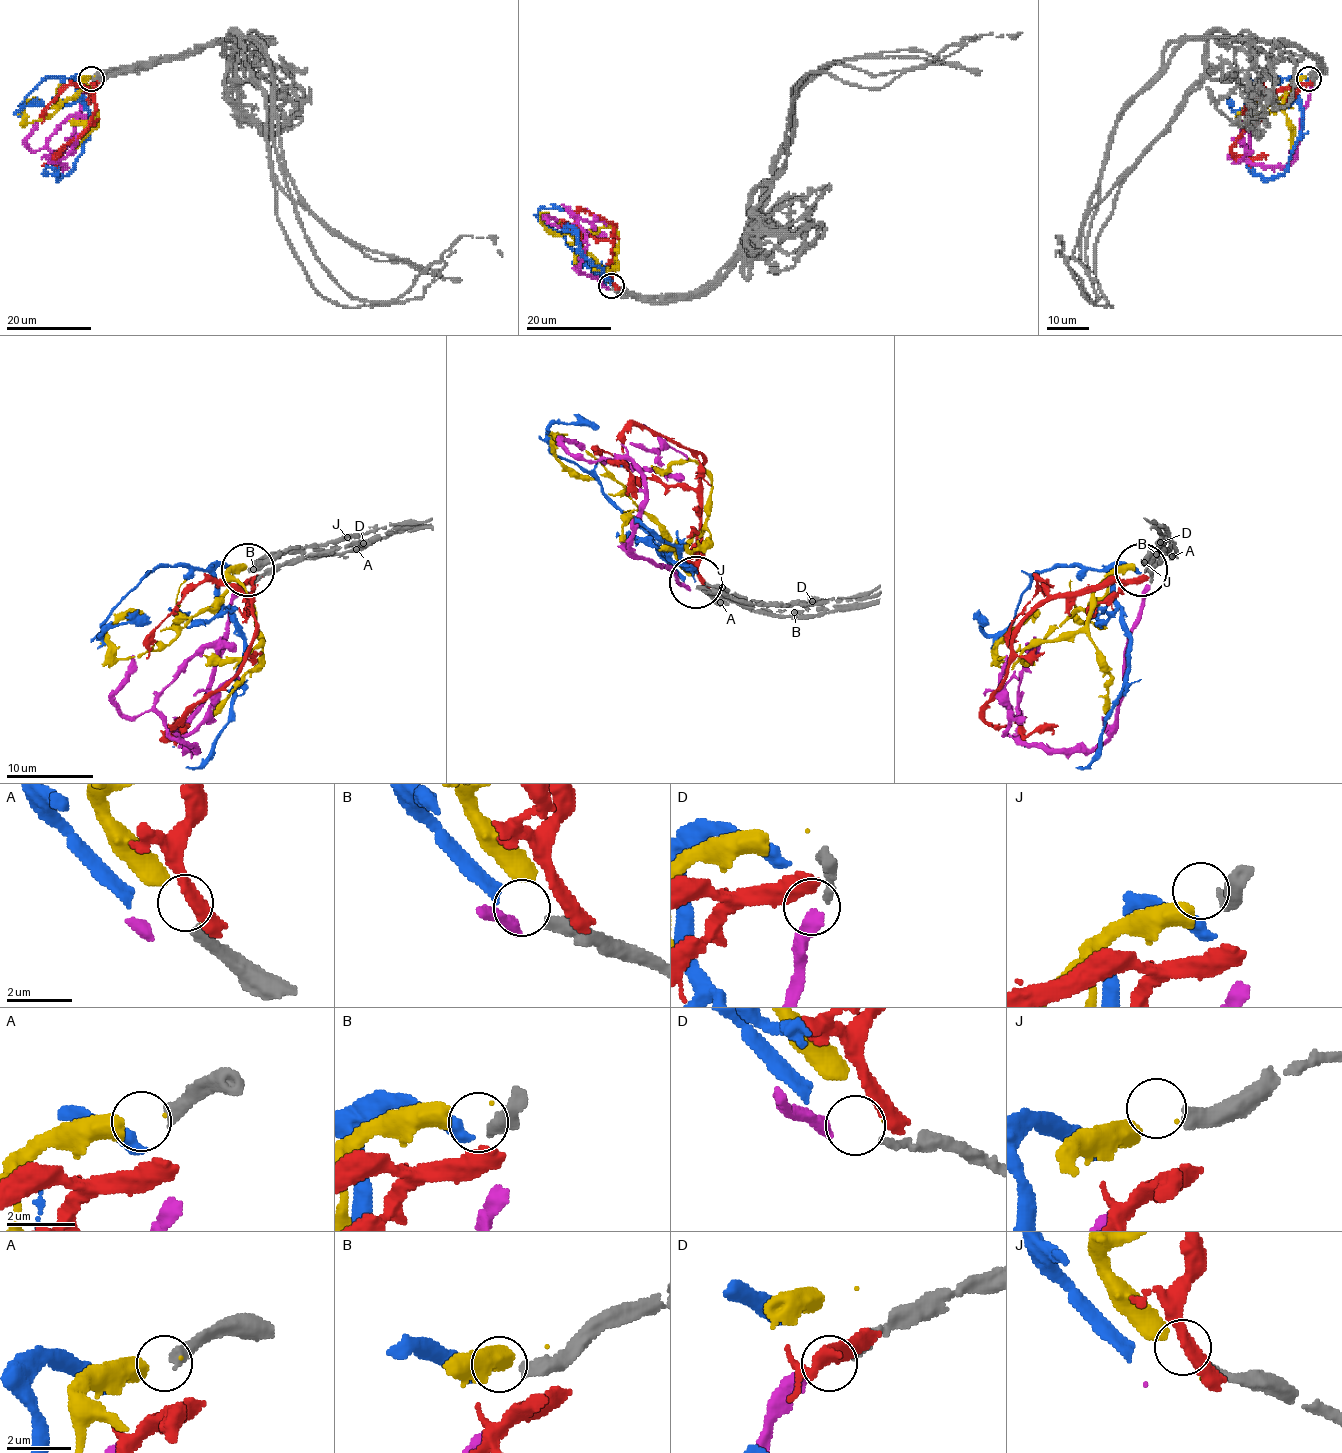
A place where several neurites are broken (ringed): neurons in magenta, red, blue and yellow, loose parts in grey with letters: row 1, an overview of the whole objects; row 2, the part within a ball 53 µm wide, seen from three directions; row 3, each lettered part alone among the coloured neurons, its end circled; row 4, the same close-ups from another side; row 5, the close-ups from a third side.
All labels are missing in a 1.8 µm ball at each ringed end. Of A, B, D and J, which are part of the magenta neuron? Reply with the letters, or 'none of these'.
D

